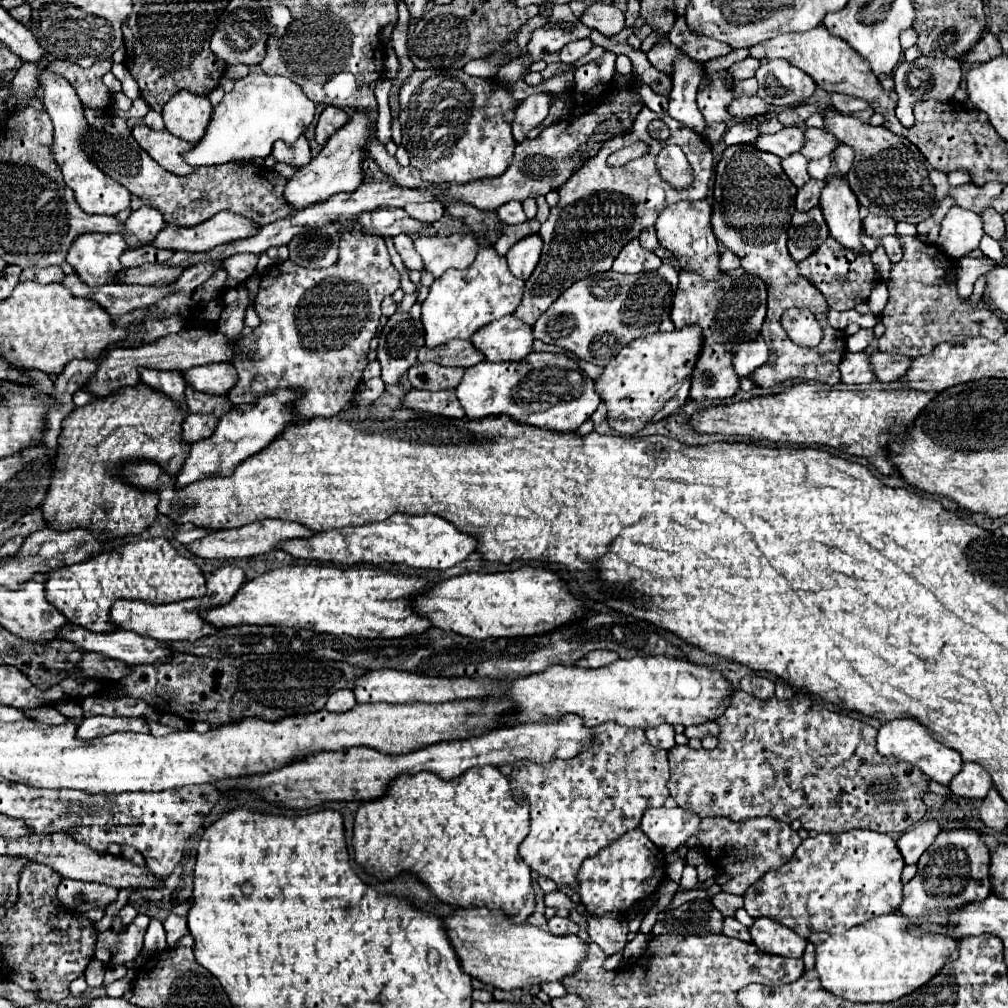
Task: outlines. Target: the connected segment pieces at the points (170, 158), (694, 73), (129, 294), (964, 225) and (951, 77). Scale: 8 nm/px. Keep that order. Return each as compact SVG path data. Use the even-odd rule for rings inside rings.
M136 124L132 136L164 170L176 176L188 176L194 172L194 168L182 160L182 154L192 148L190 142L172 136L168 130L150 130L146 124Z
M686 54L680 56L674 64L674 88L670 92L670 106L668 114L688 128L692 128L696 134L702 134L706 122L702 112L696 106L696 90L702 80L702 64L688 58Z
M76 274L64 276L62 284L70 290L72 296L82 296L100 302L100 306L104 306L110 316L120 316L136 308L146 308L156 300L164 298L166 294L172 294L170 286L126 286L116 282L106 286L88 286Z
M952 206L942 220L940 236L936 240L938 248L952 258L964 258L978 248L980 238L984 236L982 218L970 210Z
M920 56L916 58L914 62L900 62L900 66L896 68L894 72L894 78L896 78L896 92L900 96L898 100L898 106L896 106L896 118L900 120L902 126L906 128L912 128L916 124L916 118L914 118L914 102L918 100L928 100L928 98L934 98L934 100L940 100L940 102L948 102L956 88L960 86L960 80L962 80L962 70L960 70L960 62L954 60L954 58L930 58L930 56Z

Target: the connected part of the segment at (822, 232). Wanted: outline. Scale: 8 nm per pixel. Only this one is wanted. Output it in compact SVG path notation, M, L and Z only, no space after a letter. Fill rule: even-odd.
M820 208L796 212L788 228L788 252L800 262L808 258L828 238L828 226Z

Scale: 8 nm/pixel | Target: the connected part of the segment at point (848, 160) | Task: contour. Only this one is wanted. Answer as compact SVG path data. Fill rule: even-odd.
M838 144L838 148L832 152L832 158L834 158L838 170L842 172L842 176L846 176L852 166L852 160L854 160L854 150L850 150L850 146L846 146L846 144Z

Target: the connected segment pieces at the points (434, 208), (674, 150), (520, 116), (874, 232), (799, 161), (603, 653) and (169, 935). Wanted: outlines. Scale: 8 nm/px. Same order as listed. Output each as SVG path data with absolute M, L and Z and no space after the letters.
M424 202L424 204L406 204L404 210L408 216L422 220L422 222L436 222L444 216L444 206L440 202Z
M666 145L658 156L658 170L662 178L674 188L686 188L692 180L692 170L686 156L677 145Z
M534 94L520 102L516 108L516 116L512 120L512 134L516 144L524 142L528 138L528 132L538 128L542 120L548 116L550 110L550 94Z
M868 214L868 218L864 220L864 230L866 230L866 234L872 236L872 238L876 238L876 240L880 240L880 238L886 236L886 234L896 234L894 226L896 226L896 222L894 222L892 218L888 218L888 216Z
M790 154L790 158L782 160L782 170L788 174L788 178L792 180L792 184L796 188L802 188L810 180L810 176L806 172L806 164L808 164L808 160L802 154Z
M598 650L598 652L586 654L582 660L576 662L576 666L580 666L580 668L602 668L602 666L608 666L616 660L618 660L618 654L614 654L610 650Z
M182 902L178 904L170 916L166 918L164 922L164 930L166 930L166 942L168 942L168 948L174 948L178 944L178 940L188 934L188 924L186 924L186 916L188 916L188 910L190 910L190 902Z

